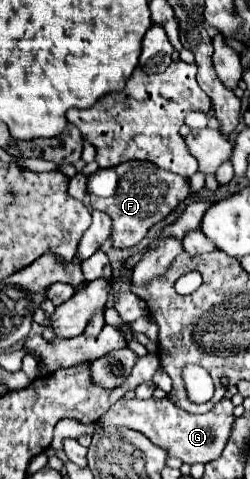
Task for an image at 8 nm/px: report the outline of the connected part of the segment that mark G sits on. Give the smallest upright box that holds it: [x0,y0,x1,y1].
[101,397,233,463]

